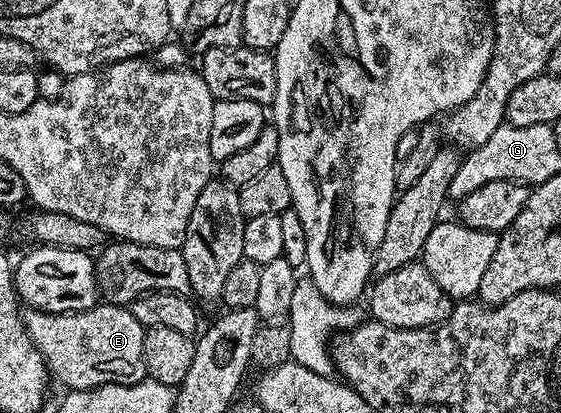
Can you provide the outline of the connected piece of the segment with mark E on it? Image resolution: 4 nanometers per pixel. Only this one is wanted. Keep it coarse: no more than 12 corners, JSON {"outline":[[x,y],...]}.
{"outline":[[125,304],[26,309],[25,330],[66,391],[135,384],[146,327]]}

